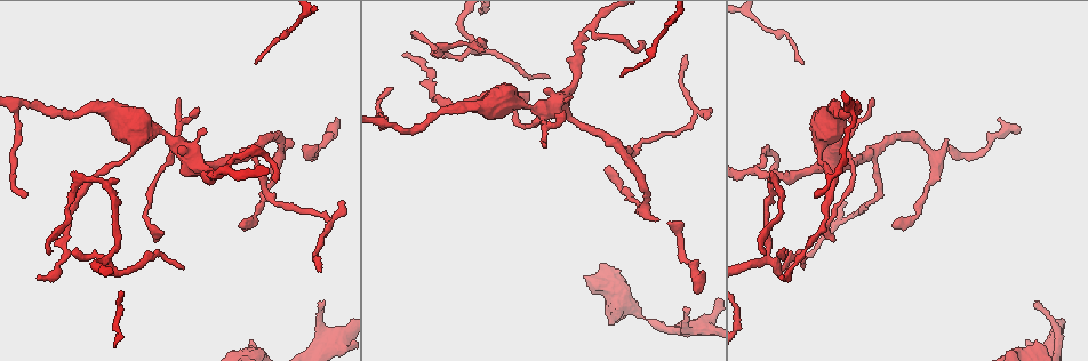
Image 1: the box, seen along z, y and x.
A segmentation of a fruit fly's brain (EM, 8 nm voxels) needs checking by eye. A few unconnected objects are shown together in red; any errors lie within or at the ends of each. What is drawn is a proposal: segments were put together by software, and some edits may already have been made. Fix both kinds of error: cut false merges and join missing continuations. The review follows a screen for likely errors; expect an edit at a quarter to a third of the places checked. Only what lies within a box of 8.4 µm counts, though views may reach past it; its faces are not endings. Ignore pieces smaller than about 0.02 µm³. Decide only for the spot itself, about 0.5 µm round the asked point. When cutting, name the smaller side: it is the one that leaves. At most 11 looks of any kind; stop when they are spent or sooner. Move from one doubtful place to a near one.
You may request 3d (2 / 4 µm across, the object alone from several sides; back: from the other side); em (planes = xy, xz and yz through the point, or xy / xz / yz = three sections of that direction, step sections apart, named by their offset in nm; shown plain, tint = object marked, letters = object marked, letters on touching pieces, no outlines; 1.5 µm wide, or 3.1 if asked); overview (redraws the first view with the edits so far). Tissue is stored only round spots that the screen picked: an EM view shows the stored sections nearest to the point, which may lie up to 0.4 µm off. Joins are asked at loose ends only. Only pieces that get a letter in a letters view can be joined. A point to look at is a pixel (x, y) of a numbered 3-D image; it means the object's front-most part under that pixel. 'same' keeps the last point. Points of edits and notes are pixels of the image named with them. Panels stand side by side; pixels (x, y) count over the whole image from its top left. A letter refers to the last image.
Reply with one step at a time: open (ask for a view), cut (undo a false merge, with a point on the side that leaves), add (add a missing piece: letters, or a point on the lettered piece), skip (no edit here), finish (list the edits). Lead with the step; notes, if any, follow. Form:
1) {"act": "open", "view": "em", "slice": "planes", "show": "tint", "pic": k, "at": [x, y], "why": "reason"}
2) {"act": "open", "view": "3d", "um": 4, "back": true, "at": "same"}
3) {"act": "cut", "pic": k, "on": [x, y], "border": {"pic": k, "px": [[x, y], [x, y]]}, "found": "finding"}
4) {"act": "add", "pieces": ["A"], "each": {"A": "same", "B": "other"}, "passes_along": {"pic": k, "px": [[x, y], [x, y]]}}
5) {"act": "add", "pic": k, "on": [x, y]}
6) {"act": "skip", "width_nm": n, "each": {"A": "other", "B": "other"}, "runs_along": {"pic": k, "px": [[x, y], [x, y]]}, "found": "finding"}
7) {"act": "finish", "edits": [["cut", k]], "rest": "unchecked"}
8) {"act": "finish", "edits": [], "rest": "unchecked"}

{"act": "open", "view": "3d", "um": 2, "pic": 1, "at": [324, 305], "why": "an open end"}

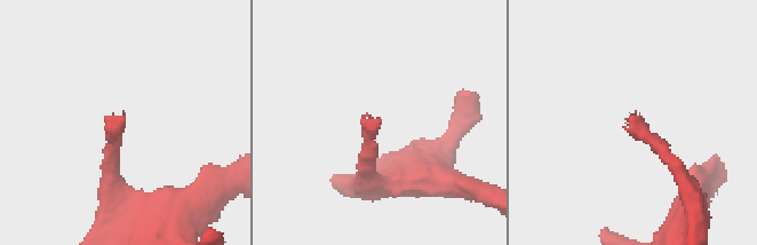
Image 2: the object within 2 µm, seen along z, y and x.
{"act": "open", "view": "em", "slice": "xy", "step": 4, "show": "letters", "pic": 2, "at": [379, 118], "why": "need the tissue"}

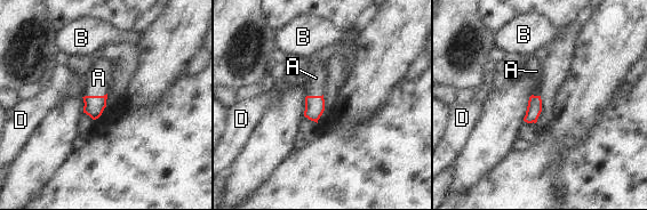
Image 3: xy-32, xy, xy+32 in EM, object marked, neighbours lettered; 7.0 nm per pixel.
{"act": "add", "pieces": ["A"], "each": {"A": "same", "B": "other", "D": "other"}, "found": "it goes on there"}

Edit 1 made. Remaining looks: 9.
{"act": "open", "view": "overview"}

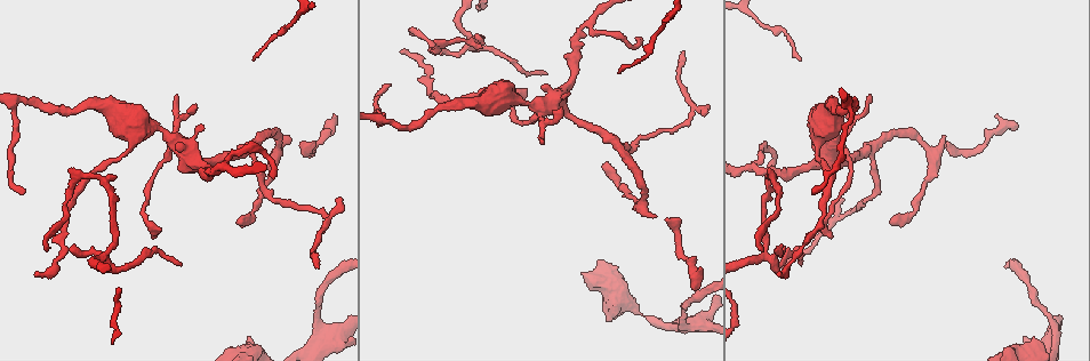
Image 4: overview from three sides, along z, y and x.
{"act": "open", "view": "em", "slice": "planes", "show": "plain", "pic": 4, "at": [13, 102], "why": "abrupt turn"}

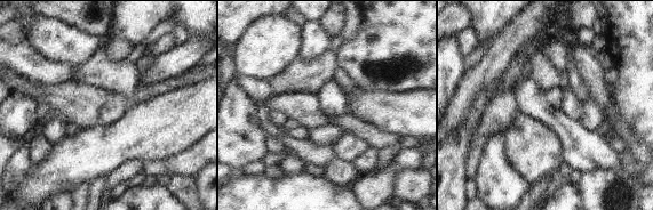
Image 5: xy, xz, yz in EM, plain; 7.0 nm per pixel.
{"act": "open", "view": "em", "slice": "planes", "show": "letters", "at": "same", "why": "what lies round it"}

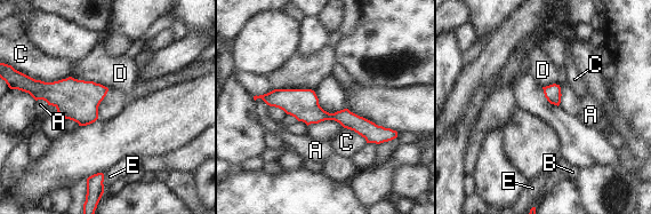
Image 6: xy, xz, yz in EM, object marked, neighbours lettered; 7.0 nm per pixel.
{"act": "skip", "each": {"A": "other", "B": "other", "C": "other", "D": "other", "E": "other"}, "runs_along": {"pic": 6, "px": [[265, 97], [368, 129]]}, "found": "all the same cell"}

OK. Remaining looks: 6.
{"act": "open", "view": "em", "slice": "yz", "step": 8, "show": "letters", "pic": 4, "at": [812, 192], "why": "branch stops here"}

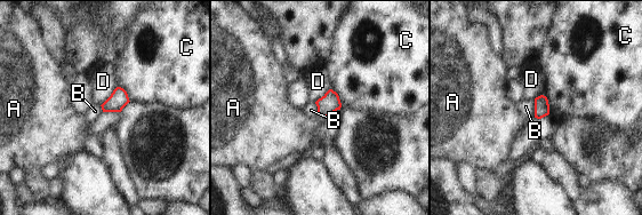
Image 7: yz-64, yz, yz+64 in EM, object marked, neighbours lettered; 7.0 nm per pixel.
{"act": "open", "view": "em", "slice": "planes", "show": "letters", "at": "same"}

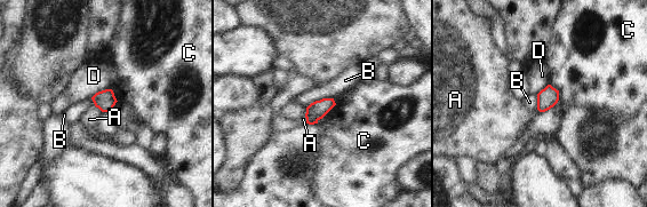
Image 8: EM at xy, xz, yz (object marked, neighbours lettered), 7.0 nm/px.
{"act": "skip", "each": {"A": "other", "B": "other", "C": "other", "D": "other"}, "border": {"pic": 8, "px": [[333, 97], [316, 100], [306, 108]]}, "found": "no lettered piece goes on from it"}

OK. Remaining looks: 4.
{"act": "open", "view": "em", "slice": "planes", "show": "tint", "pic": 4, "at": [459, 40], "why": "a narrow waist"}

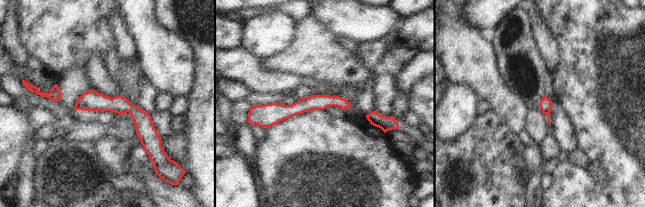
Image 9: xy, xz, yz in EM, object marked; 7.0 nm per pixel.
{"act": "open", "view": "em", "slice": "planes", "show": "letters", "at": "same"}

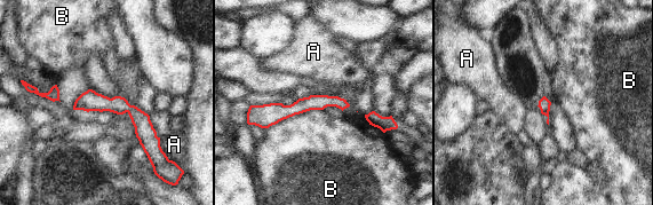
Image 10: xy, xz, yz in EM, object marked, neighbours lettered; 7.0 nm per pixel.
{"act": "skip", "each": {"A": "other", "B": "other"}, "runs_along": {"pic": 10, "px": [[78, 102], [126, 107], [157, 147]]}, "found": "all the same cell"}

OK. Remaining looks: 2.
{"act": "finish", "edits": [["add", 3]], "rest": "unchecked"}

